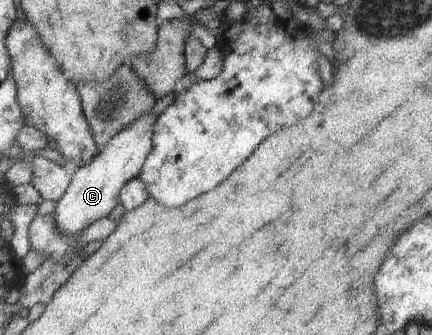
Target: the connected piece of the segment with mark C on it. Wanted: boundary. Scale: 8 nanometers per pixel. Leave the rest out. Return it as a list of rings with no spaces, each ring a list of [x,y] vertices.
[[[148,112],[140,116],[126,130],[112,138],[98,158],[94,158],[90,164],[82,165],[73,172],[71,186],[53,211],[56,226],[62,230],[62,234],[76,236],[92,223],[108,218],[110,212],[118,206],[124,186],[139,177],[146,158],[150,156],[150,150],[154,148],[154,124],[158,118],[156,112]]]

